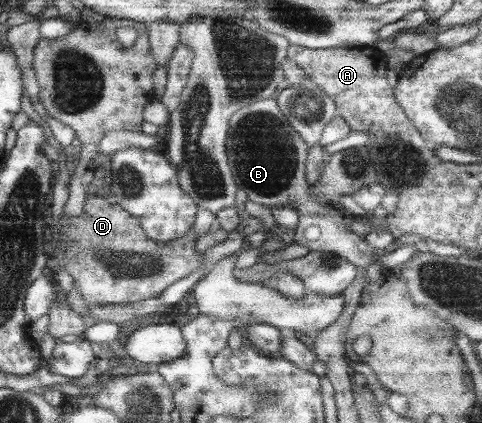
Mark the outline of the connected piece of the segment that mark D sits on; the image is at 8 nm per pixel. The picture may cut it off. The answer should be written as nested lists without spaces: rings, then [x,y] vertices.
[[[100,193],[86,199],[83,212],[77,218],[63,214],[59,222],[65,239],[64,269],[88,303],[126,304],[159,297],[167,287],[189,277],[205,263],[203,252],[195,251],[198,237],[194,227],[182,239],[159,244],[147,237],[139,218],[133,217],[122,205],[109,203],[106,195]]]

